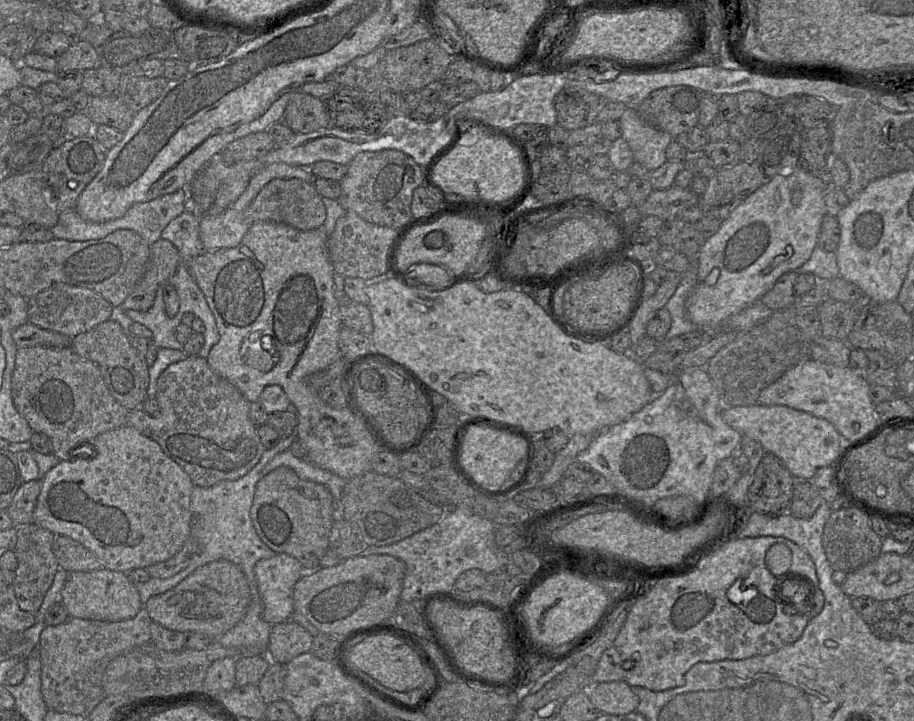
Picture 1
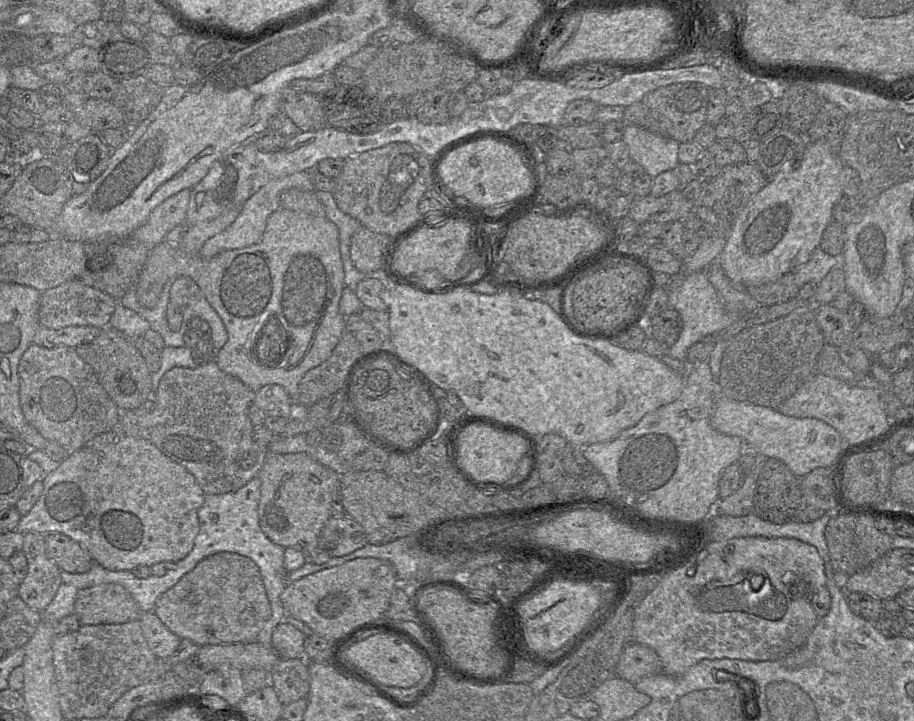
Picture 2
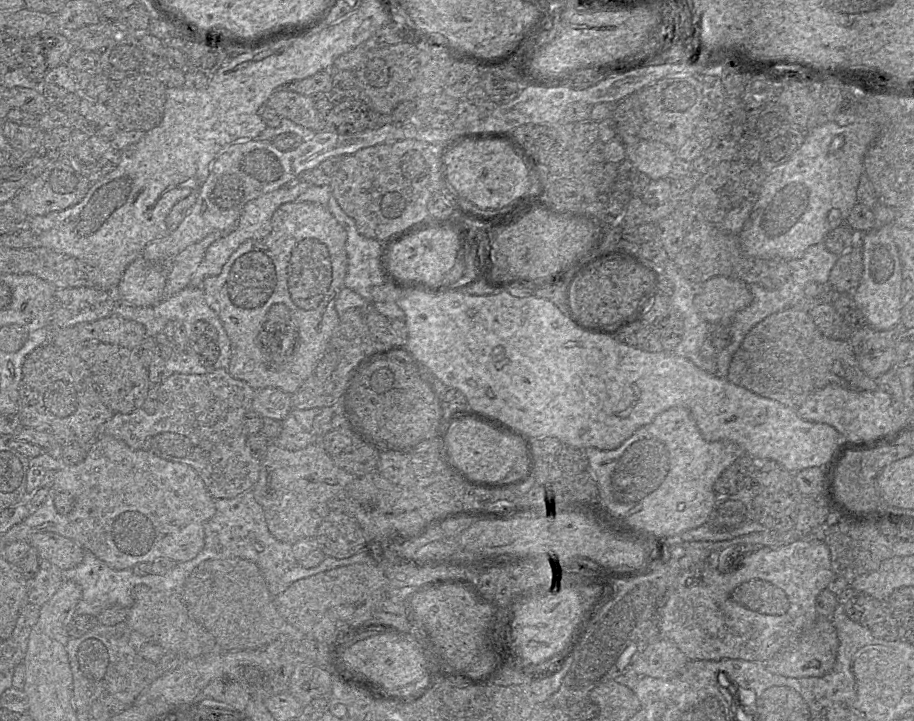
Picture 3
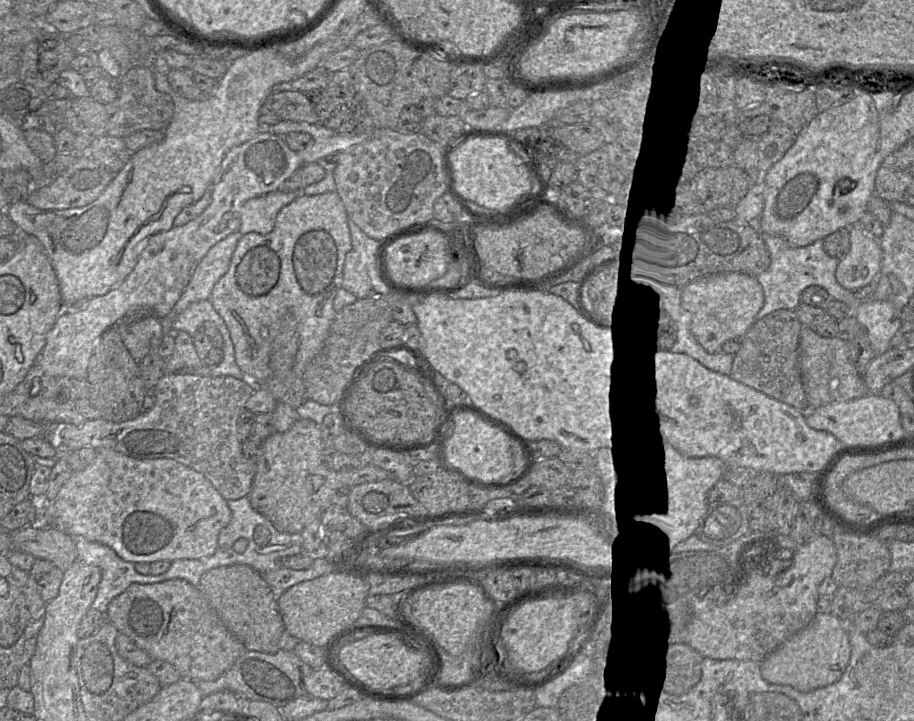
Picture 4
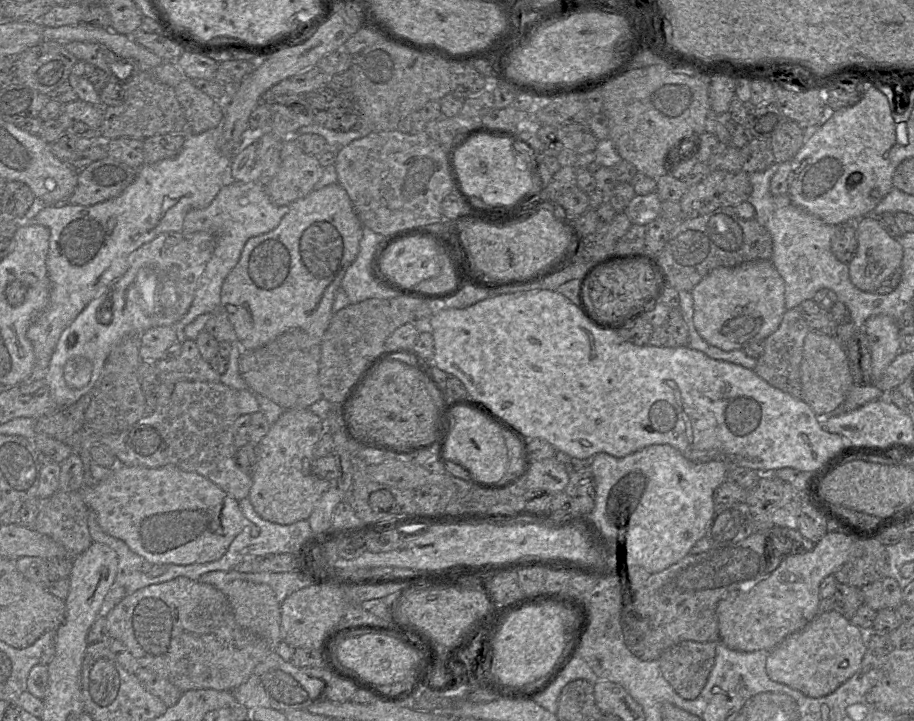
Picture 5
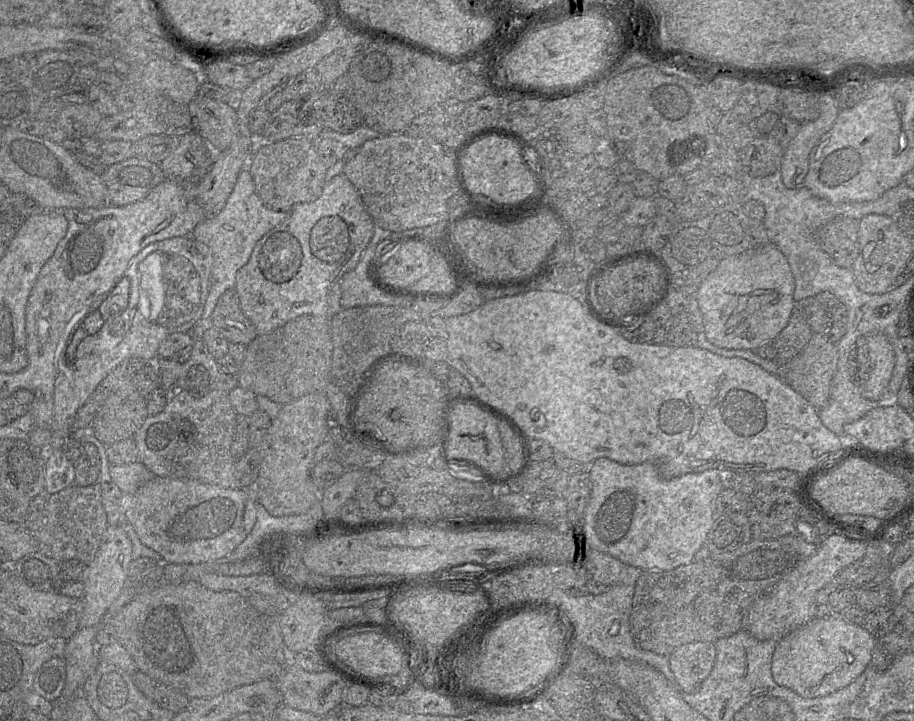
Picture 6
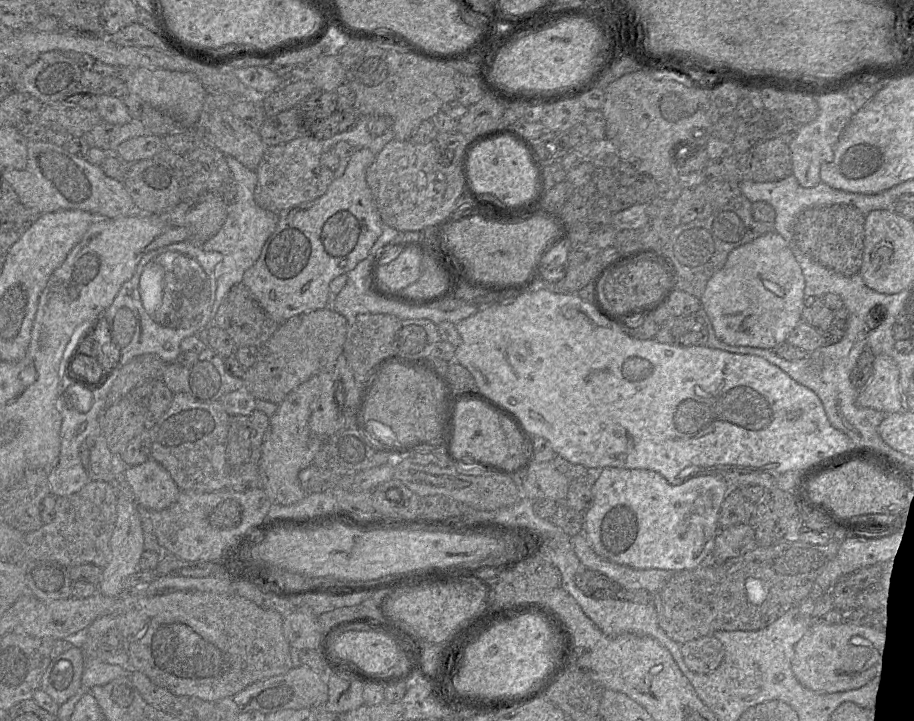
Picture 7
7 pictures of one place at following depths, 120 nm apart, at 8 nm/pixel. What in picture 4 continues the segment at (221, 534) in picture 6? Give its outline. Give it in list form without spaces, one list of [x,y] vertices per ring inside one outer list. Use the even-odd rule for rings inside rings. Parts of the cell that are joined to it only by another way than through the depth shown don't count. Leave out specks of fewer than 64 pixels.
[[[99,448],[94,461],[81,471],[74,471],[70,478],[59,490],[57,496],[46,506],[45,516],[48,518],[48,527],[57,527],[72,537],[83,537],[89,541],[98,542],[112,548],[123,560],[139,563],[153,563],[164,560],[173,562],[182,559],[200,559],[210,557],[218,549],[220,531],[231,521],[232,513],[227,500],[216,490],[212,483],[200,472],[177,462],[174,459],[136,459],[111,448]]]

